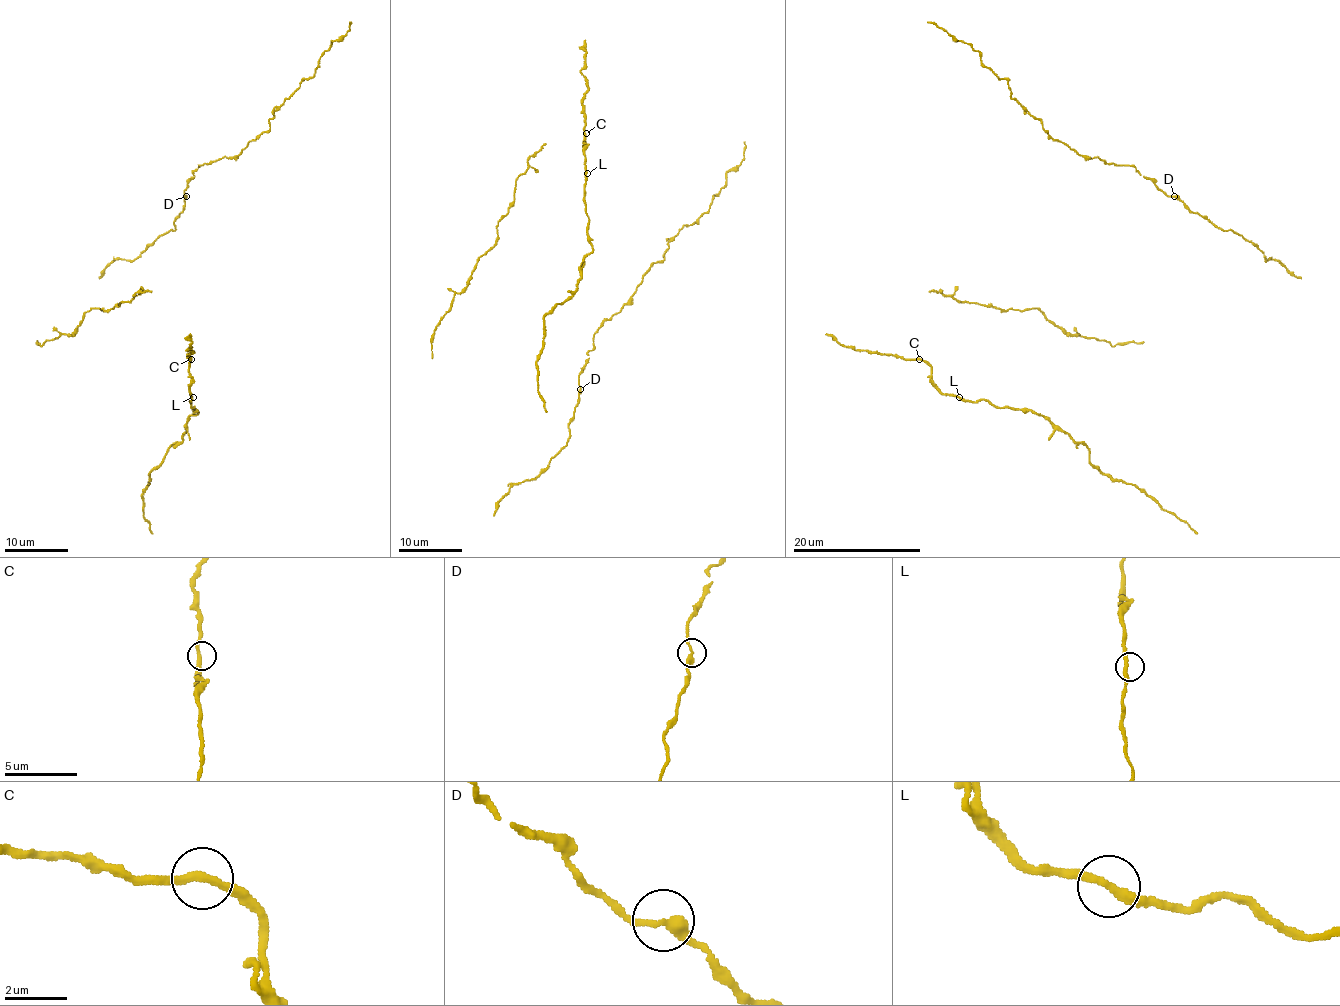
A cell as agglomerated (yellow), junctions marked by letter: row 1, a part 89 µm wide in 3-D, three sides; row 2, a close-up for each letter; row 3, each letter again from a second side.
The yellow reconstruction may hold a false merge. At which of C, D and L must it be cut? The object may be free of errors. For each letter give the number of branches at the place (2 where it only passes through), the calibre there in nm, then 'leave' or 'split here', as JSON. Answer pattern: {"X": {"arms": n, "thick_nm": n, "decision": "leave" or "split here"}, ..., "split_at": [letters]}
{"C": {"arms": 2, "thick_nm": 280, "decision": "leave"}, "D": {"arms": 2, "thick_nm": 280, "decision": "leave"}, "L": {"arms": 2, "thick_nm": 280, "decision": "leave"}, "split_at": []}

